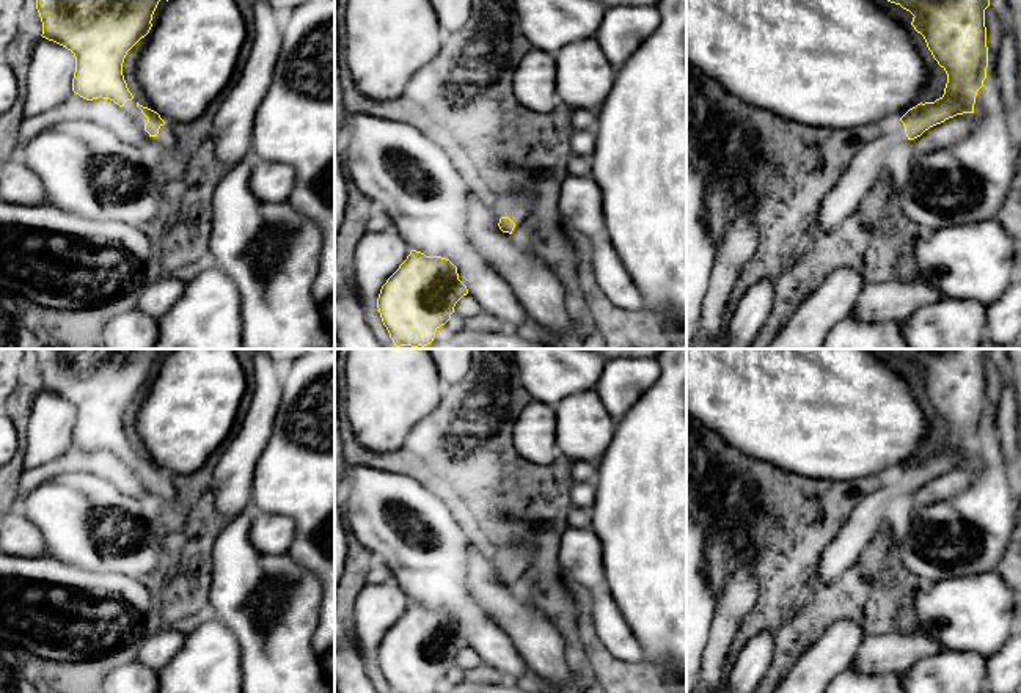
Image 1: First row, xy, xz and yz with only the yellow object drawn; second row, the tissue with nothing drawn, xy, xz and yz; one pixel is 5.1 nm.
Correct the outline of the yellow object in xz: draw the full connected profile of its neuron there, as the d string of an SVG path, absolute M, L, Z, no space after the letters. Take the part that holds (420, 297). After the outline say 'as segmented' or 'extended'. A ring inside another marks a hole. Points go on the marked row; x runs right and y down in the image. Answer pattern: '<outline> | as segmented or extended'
M412 250L382 286L377 308L396 347L424 347L467 294L449 259Z | as segmented

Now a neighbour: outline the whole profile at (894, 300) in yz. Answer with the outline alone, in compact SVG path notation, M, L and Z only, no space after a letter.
M920 277L911 281L875 278L861 291L850 314L861 321L902 322L920 306L942 299L941 291Z

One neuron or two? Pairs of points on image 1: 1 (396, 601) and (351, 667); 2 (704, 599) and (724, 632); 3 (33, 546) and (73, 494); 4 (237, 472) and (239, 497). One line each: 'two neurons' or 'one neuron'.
1: two neurons
2: two neurons
3: two neurons
4: one neuron

